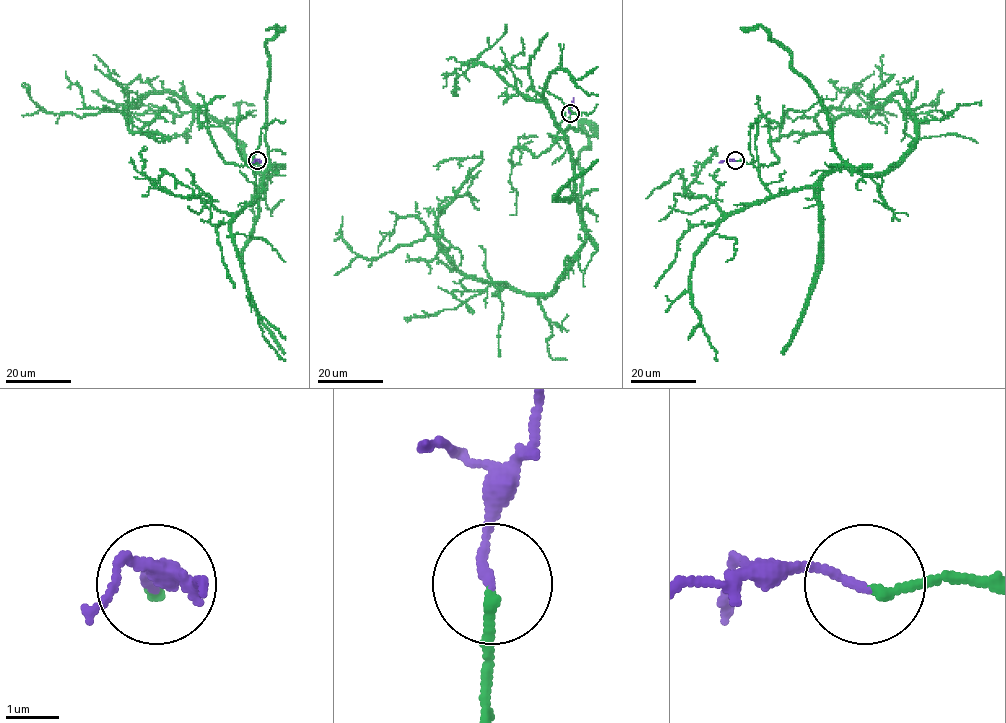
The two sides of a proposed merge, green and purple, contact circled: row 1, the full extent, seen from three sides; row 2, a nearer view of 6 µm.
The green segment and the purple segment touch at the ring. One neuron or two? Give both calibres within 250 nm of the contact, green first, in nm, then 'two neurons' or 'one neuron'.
190/150 nm | one neuron

